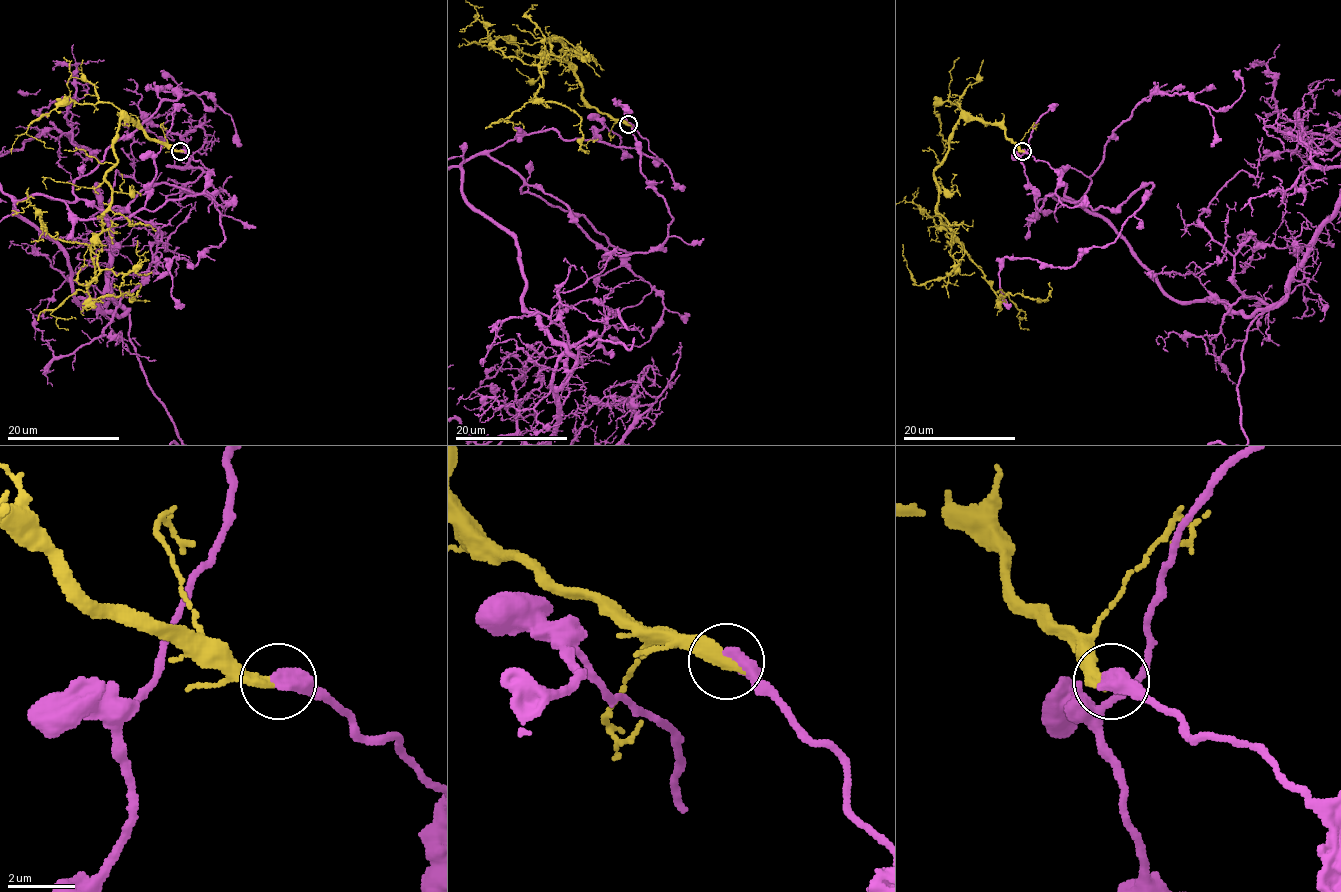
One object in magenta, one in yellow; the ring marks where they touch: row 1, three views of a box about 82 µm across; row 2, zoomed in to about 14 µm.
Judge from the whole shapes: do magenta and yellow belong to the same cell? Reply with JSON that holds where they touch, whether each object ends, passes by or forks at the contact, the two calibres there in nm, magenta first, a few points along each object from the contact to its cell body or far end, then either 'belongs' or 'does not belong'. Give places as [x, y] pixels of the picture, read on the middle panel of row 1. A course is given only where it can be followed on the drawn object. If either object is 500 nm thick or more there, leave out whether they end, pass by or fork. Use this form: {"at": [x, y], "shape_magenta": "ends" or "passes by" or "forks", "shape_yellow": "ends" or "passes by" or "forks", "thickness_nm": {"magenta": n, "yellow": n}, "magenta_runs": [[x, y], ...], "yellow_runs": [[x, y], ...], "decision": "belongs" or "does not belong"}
{"at": [628, 124], "shape_magenta": "ends", "shape_yellow": "ends", "thickness_nm": {"magenta": 480, "yellow": 440}, "yellow_runs": [[628, 125], [586, 101], [555, 36], [535, 92], [579, 116], [589, 153], [580, 150]], "decision": "does not belong"}

